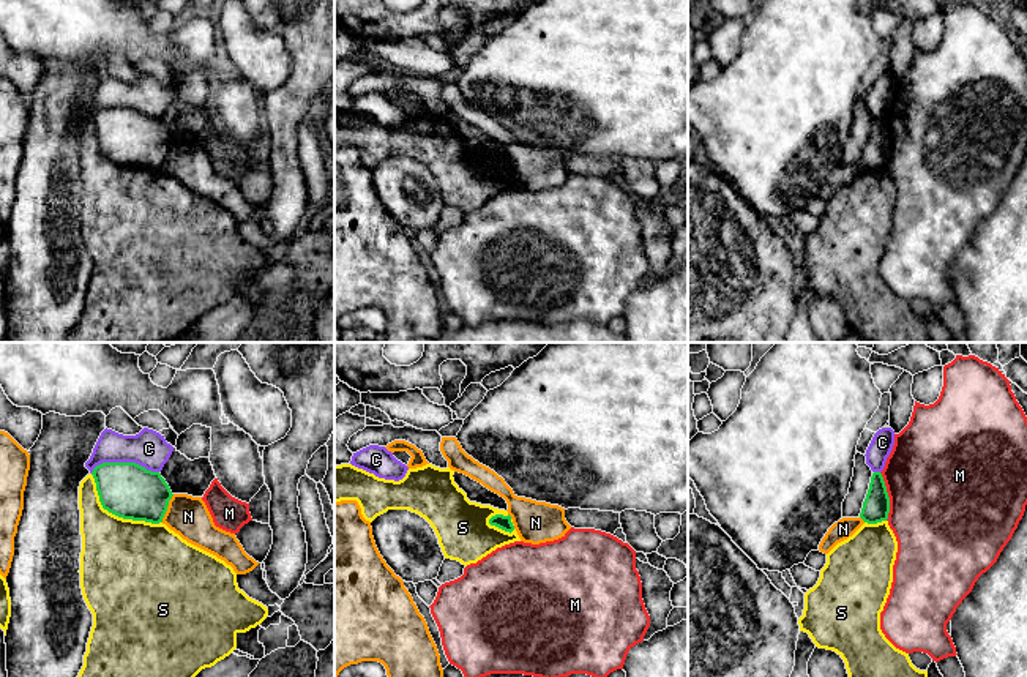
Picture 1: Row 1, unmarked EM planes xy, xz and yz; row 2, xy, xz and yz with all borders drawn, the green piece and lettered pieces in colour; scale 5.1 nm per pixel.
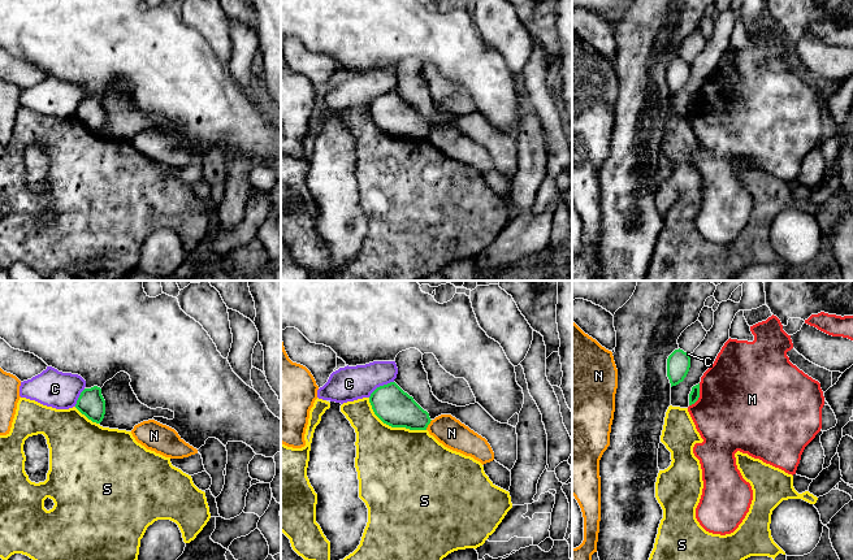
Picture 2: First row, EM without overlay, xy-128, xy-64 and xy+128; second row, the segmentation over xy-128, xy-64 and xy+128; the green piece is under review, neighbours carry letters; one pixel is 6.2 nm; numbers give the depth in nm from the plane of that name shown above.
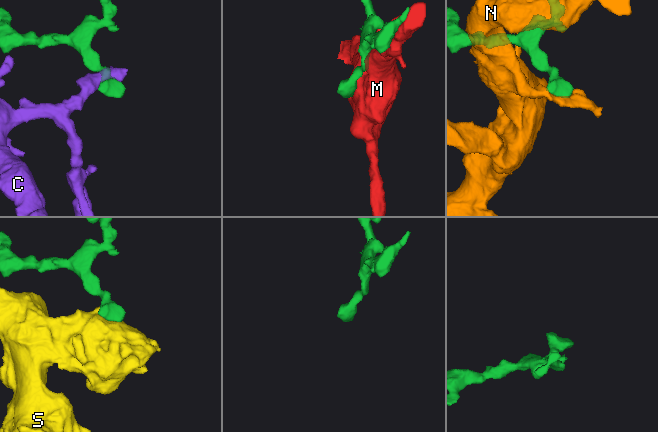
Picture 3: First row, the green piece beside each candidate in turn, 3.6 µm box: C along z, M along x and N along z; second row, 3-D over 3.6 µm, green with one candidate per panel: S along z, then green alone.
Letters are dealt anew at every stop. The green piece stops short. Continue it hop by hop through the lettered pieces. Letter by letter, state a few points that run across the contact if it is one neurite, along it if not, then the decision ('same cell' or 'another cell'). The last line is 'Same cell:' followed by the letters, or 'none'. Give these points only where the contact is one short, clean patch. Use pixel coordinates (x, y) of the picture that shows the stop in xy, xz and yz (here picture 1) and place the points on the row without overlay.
C: another cell
M: another cell
N: xy (174, 141), (161, 168) | another cell
S: another cell
Same cell: none

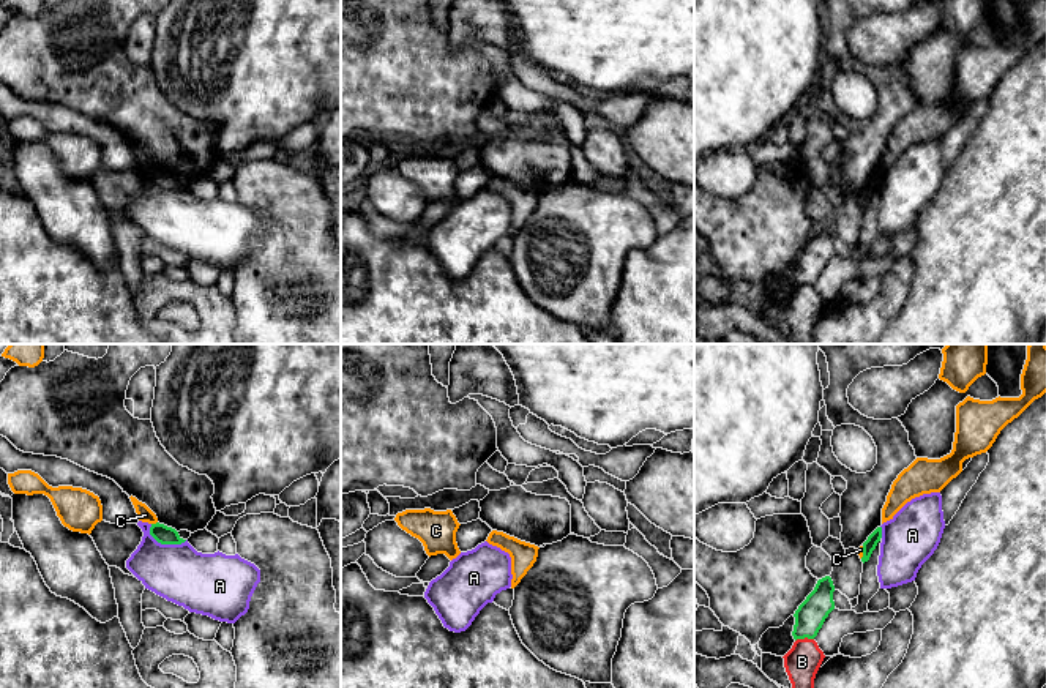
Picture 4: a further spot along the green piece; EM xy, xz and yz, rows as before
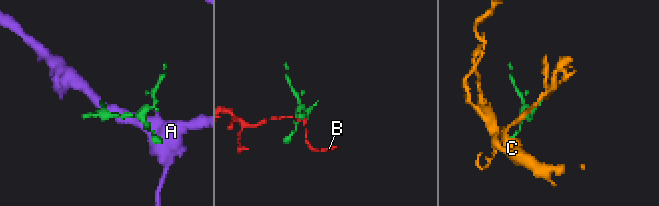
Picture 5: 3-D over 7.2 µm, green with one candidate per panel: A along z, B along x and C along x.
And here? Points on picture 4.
A: another cell
B: yz (813, 284), (799, 284), (795, 287) | another cell
C: xy (156, 168), (152, 171) | another cell
Same cell: none

